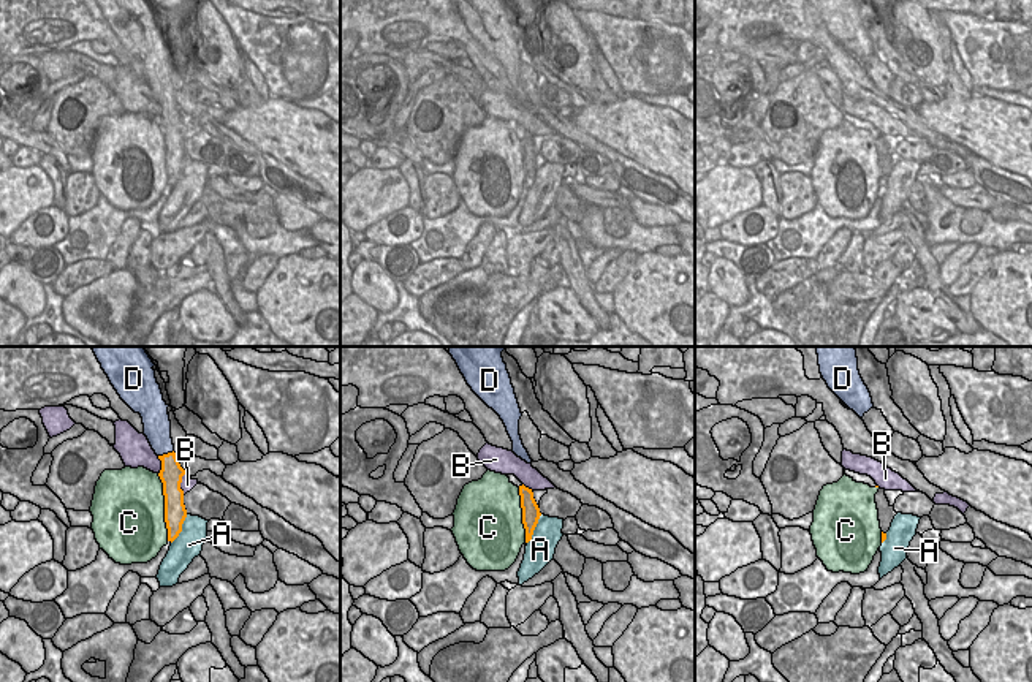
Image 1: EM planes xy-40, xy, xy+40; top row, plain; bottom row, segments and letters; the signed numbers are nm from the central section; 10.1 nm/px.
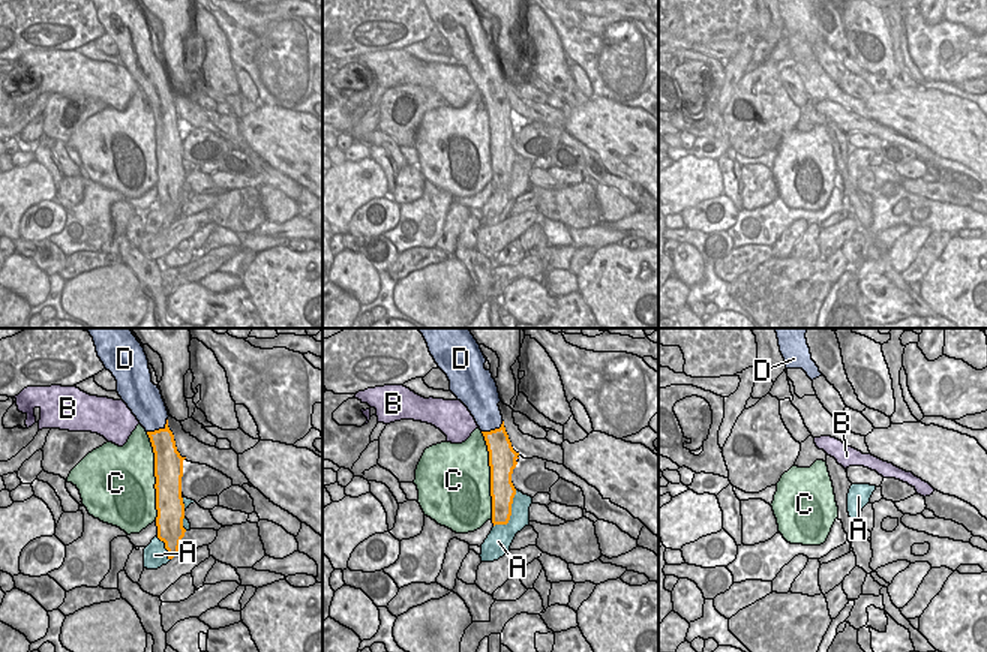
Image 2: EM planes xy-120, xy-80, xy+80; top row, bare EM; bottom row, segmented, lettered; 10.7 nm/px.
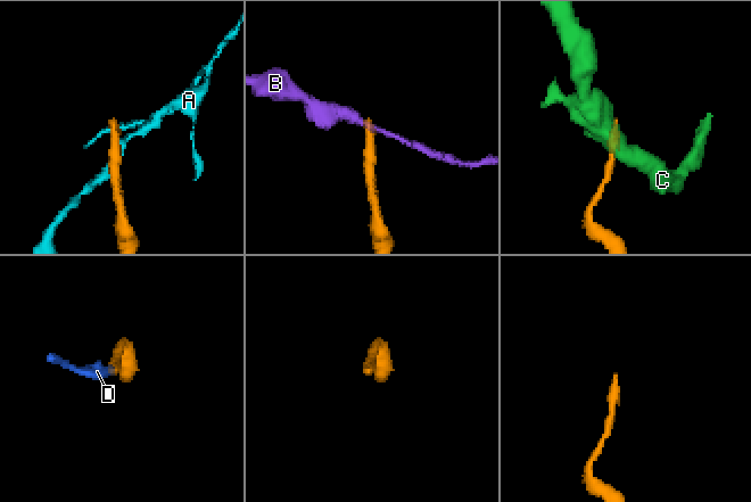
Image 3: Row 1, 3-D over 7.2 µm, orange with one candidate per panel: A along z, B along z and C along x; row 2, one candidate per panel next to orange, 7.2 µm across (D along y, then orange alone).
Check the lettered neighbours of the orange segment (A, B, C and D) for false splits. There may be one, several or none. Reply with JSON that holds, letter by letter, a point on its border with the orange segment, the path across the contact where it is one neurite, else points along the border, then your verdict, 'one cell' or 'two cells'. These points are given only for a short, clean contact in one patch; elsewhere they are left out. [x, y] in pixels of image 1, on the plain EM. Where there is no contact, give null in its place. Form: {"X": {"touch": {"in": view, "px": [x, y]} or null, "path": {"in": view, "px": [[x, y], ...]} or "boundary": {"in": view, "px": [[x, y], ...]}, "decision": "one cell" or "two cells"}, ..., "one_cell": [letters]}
{"A": {"touch": {"in": "xy-40", "px": [181, 174]}, "decision": "two cells"}, "B": {"touch": {"in": "xy-40", "px": [181, 127]}, "decision": "two cells"}, "C": {"touch": {"in": "xy-40", "px": [165, 152]}, "decision": "two cells"}, "D": {"touch": {"in": "xy-40", "px": [165, 100]}, "path": {"in": "xy-40", "px": [[171, 119], [170, 106], [165, 100], [159, 76]]}, "decision": "one cell"}, "one_cell": ["D"]}

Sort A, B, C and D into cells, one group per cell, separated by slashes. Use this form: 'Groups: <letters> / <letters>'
Groups: A / B / C / D

